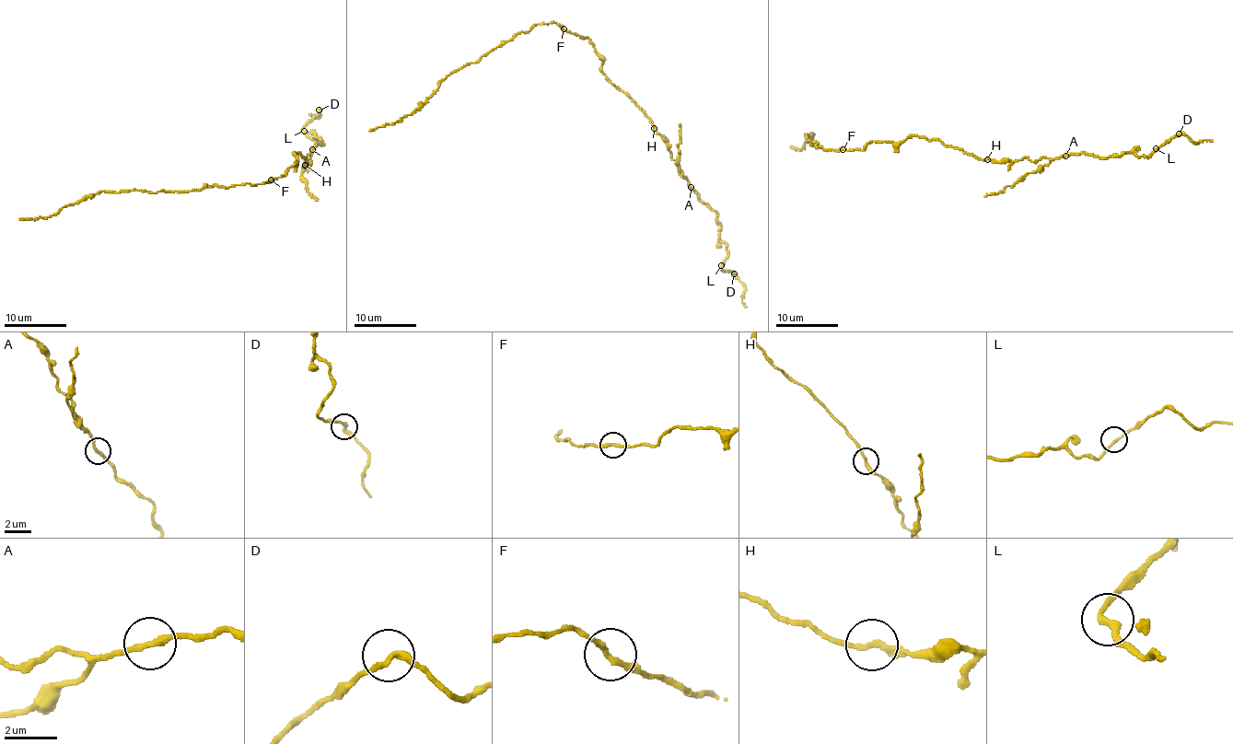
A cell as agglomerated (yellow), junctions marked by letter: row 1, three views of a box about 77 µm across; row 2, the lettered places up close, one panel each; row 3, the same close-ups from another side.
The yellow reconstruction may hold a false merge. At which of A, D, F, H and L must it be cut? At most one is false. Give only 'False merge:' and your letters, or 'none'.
False merge: none

